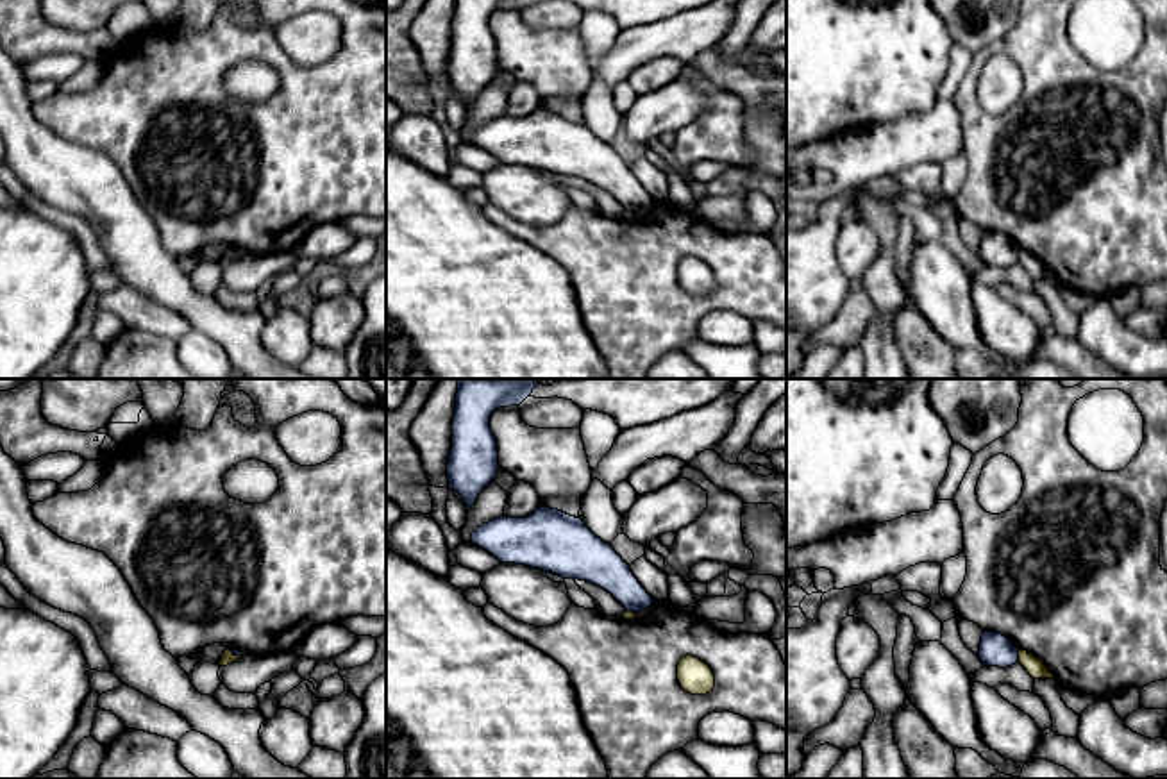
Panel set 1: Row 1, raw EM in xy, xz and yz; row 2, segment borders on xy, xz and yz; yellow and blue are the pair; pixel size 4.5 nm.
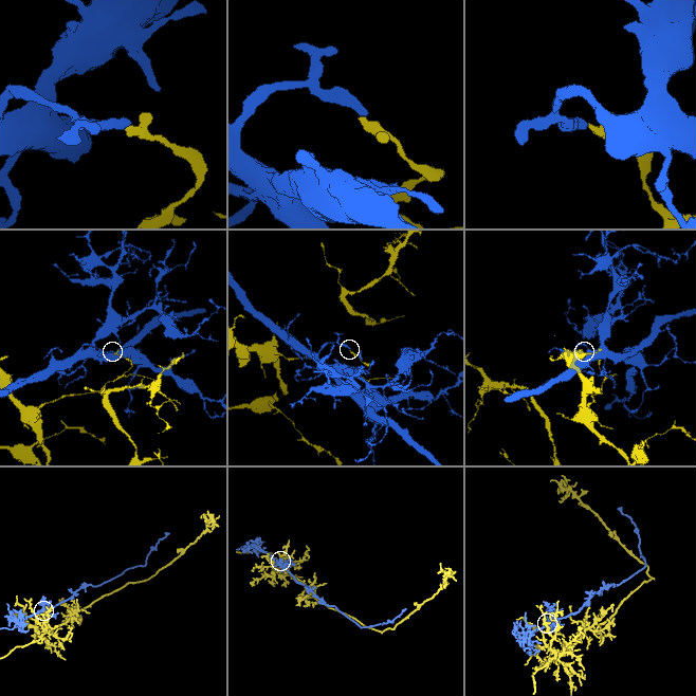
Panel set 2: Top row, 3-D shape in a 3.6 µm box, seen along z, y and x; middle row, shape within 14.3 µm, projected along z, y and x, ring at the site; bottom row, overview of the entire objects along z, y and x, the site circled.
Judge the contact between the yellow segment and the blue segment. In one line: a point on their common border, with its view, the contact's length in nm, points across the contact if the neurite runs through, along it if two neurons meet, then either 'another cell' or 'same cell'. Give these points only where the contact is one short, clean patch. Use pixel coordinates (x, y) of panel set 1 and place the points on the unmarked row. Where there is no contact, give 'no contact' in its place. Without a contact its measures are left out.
yz (1019, 256) | 60 nm | along yz (1017, 251), (1019, 261) | another cell

